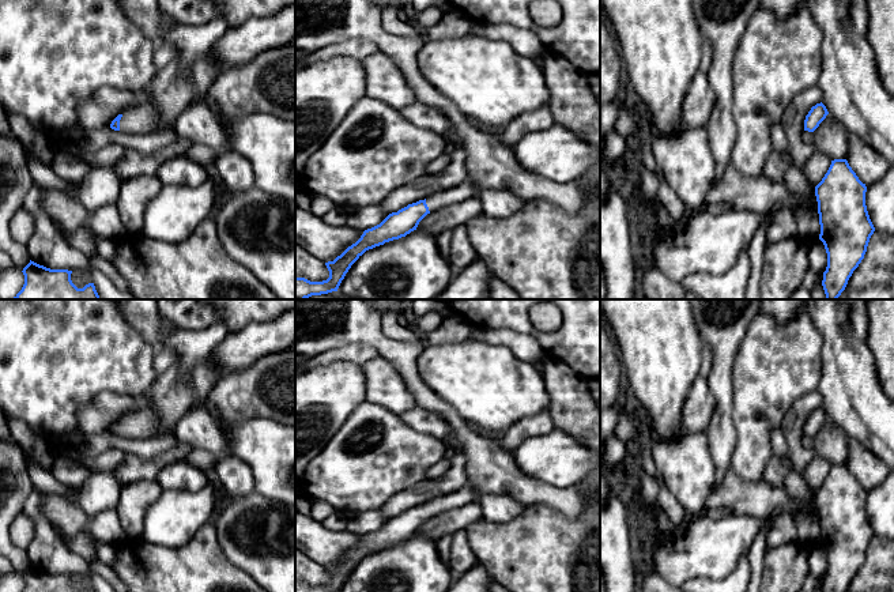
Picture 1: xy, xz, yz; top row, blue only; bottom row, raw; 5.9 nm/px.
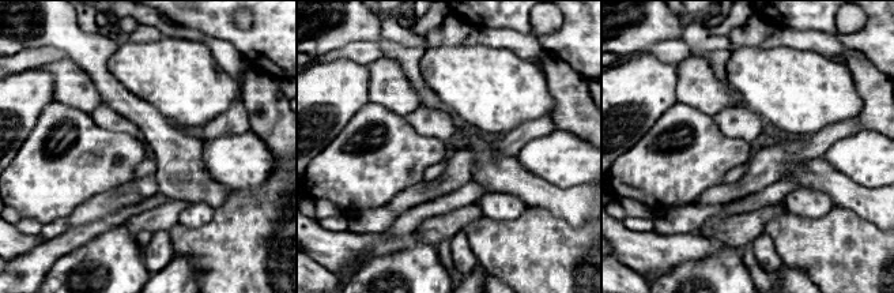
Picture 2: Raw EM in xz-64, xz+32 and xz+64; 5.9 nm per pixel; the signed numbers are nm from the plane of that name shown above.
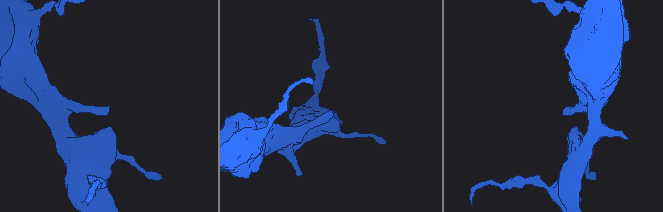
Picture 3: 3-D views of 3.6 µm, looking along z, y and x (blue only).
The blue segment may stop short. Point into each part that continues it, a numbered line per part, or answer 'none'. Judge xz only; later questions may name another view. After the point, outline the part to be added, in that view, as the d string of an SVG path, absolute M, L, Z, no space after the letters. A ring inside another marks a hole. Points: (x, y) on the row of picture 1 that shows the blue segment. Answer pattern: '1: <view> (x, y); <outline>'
1: xz (467, 189); M468 178L461 184L438 193L434 193L426 199L426 204L430 212L449 207L452 204L464 201L471 197L479 197L480 189Z

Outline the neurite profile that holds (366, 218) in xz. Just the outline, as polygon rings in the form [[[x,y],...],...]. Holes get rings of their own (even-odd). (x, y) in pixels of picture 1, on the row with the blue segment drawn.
[[[370,205],[347,215],[347,226],[357,230],[367,230],[380,225],[389,214],[378,205]]]

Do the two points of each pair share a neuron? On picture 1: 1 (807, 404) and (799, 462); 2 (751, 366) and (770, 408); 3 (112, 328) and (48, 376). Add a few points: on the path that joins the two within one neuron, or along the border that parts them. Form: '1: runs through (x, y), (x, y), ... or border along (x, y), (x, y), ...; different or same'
1: runs through (796, 418), (795, 448); same
2: runs through (762, 377), (764, 398); same
3: runs through (95, 344), (78, 346), (64, 359); same

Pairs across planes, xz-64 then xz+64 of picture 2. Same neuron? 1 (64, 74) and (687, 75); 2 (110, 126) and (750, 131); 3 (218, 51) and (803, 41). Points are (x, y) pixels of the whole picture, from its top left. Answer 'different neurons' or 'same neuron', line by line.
1: same neuron
2: same neuron
3: same neuron

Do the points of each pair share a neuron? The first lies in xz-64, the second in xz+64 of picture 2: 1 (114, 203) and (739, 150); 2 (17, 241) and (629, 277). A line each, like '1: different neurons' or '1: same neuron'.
1: different neurons
2: different neurons

